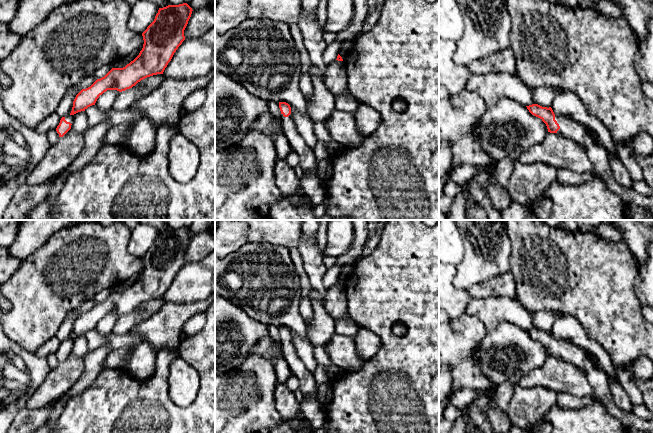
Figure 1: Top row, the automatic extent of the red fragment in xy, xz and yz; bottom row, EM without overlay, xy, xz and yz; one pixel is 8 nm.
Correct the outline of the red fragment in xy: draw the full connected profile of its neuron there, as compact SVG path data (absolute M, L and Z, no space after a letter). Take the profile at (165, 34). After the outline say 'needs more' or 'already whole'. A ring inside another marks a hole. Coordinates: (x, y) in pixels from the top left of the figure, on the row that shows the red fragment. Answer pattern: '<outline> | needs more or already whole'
M187 3L159 8L154 21L142 33L144 44L139 55L123 68L112 68L104 77L76 95L71 113L62 117L56 128L59 137L71 129L76 113L95 105L99 96L107 90L122 92L147 77L163 74L185 40L184 30L192 11Z | needs more

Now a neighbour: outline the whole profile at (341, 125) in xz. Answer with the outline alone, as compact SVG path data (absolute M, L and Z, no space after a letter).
M335 110L329 117L326 126L332 139L344 147L356 148L365 139L356 126L353 113Z

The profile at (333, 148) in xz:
M333 139L327 145L327 152L329 156L334 156L340 153L343 149L344 149L344 146Z

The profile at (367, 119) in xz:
M364 103L359 104L354 117L359 132L365 137L376 131L382 123L380 113Z

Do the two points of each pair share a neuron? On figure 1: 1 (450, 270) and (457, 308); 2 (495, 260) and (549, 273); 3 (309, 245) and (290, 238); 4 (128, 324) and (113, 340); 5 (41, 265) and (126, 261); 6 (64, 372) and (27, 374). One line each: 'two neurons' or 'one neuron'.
1: one neuron
2: two neurons
3: two neurons
4: two neurons
5: one neuron
6: two neurons

